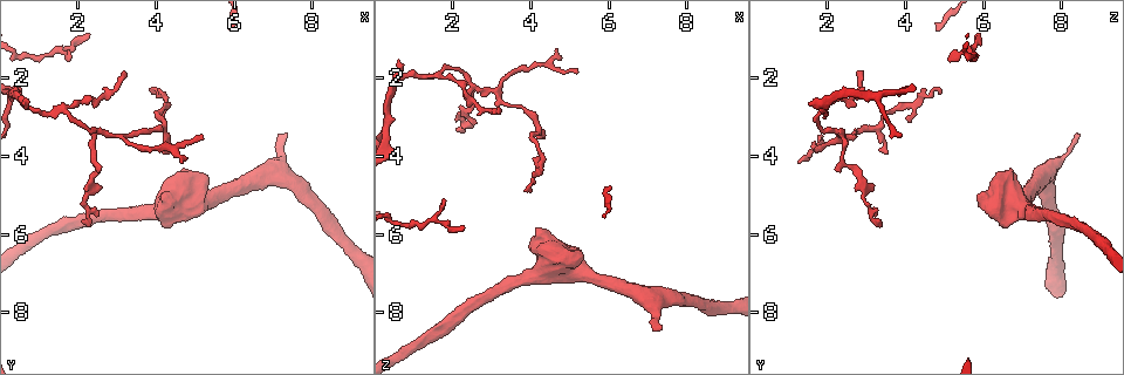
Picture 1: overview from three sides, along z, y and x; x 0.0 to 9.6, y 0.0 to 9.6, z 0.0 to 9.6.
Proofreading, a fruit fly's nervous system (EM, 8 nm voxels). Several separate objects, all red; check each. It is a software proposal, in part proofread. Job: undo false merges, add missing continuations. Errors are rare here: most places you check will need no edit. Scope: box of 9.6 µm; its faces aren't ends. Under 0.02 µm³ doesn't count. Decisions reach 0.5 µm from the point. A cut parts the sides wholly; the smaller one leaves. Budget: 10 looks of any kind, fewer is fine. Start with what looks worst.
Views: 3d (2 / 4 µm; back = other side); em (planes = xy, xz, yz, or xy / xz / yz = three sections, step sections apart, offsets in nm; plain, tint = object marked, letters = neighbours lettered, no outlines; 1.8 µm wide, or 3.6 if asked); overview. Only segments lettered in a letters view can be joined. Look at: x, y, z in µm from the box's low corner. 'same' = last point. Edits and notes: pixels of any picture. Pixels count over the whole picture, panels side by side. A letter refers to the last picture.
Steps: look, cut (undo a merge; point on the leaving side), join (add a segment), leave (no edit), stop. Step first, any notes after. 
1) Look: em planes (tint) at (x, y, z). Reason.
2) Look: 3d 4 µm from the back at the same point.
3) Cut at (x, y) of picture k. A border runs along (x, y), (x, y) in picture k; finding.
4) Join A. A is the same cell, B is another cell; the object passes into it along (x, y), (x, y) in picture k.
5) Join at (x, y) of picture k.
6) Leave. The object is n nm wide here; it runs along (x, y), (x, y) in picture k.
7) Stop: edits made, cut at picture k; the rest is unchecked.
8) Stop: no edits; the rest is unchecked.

Look: em planes (letters) at (2.30, 5.80, 3.35). Long arm stops here.

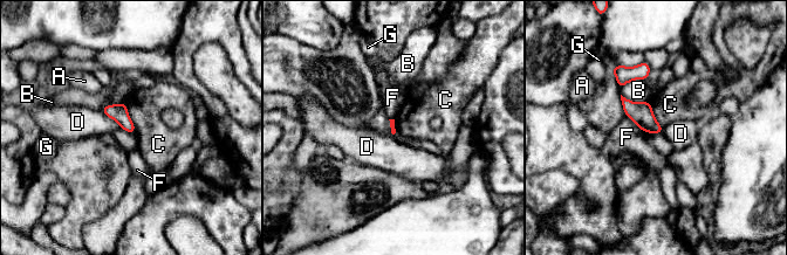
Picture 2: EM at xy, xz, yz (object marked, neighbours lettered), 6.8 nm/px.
Leave. A, B, C, D, F and G are other cells; none of them fits.

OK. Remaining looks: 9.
Look: 3d 4 µm at (2.45, 3.35, 2.25). Three-way junction.

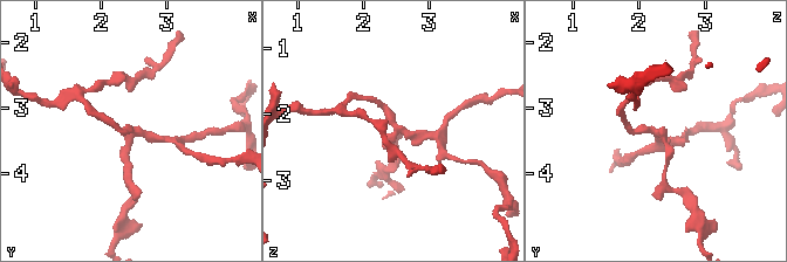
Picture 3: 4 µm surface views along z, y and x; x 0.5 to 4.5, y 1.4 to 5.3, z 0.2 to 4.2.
Look: em yz step 16 (tint) at (2.50, 3.35, 2.15). 3 arms meet here.

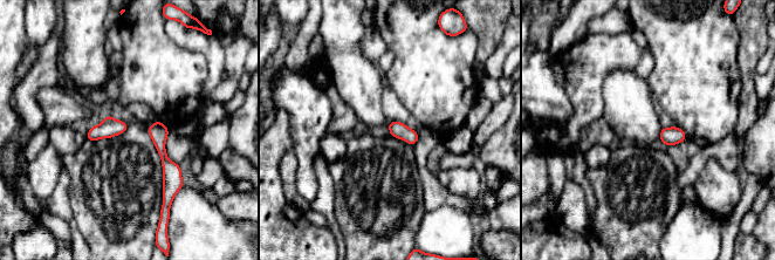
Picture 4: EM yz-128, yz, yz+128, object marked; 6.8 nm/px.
Look: em planes (letters) at the same point.

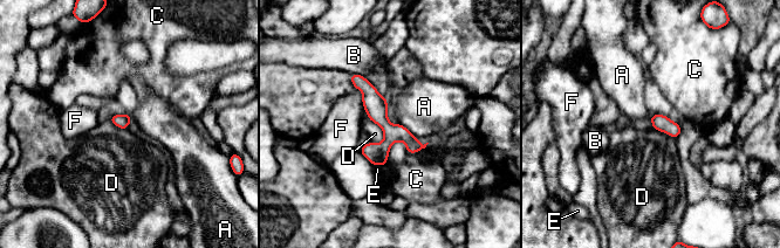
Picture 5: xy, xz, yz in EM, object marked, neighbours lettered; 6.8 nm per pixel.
Leave. A, B, C, D, E and F are other cells; it runs along (354, 76), (381, 119), (419, 146) in picture 5; continuous, no second cell.

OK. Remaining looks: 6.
Look: em 3.6 µm yz step 16 (letters) at (4.60, 4.10, 1.25).

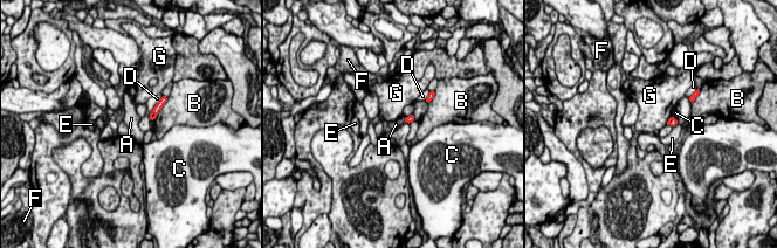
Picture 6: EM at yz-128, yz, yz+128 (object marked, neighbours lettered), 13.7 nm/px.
Leave. The longest contact is with D, 340 nm; A, B, C, D, E, F and G are other cells; a border runs along (405, 117), (403, 123) in picture 6; none of them fits.

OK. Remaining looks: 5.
Look: 3d 4 µm at (3.90, 2.35, 4.90). Branch stops here.

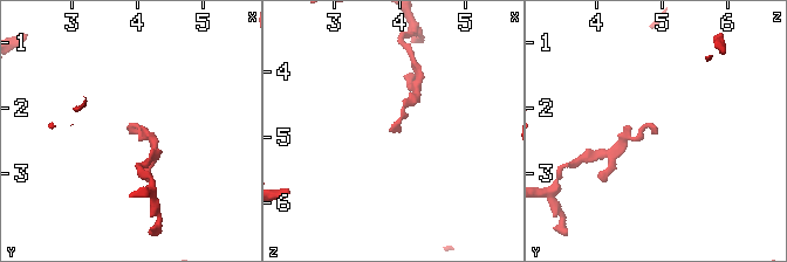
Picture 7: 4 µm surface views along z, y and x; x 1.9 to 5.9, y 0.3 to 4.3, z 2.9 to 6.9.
Look: em xz step 8 (tint) at (3.85, 2.35, 4.90).

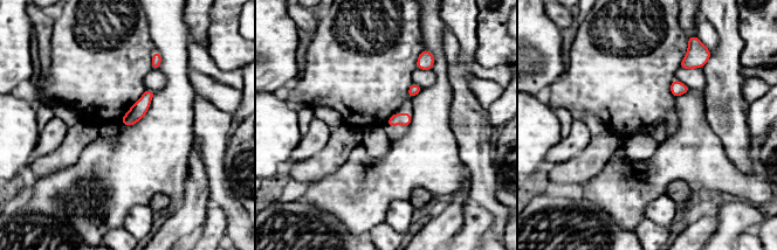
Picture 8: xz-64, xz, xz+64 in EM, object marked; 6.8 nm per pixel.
Look: em planes (letters) at the same point.

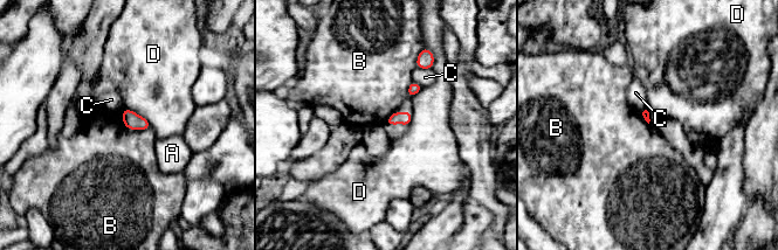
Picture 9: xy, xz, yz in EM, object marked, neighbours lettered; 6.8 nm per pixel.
Leave. A, B, C and D are other cells; a border runs along (121, 118), (129, 129), (137, 130) in picture 9; no lettered segment goes on from it.

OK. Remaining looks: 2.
Stop: no edits; the rest is unchecked.

